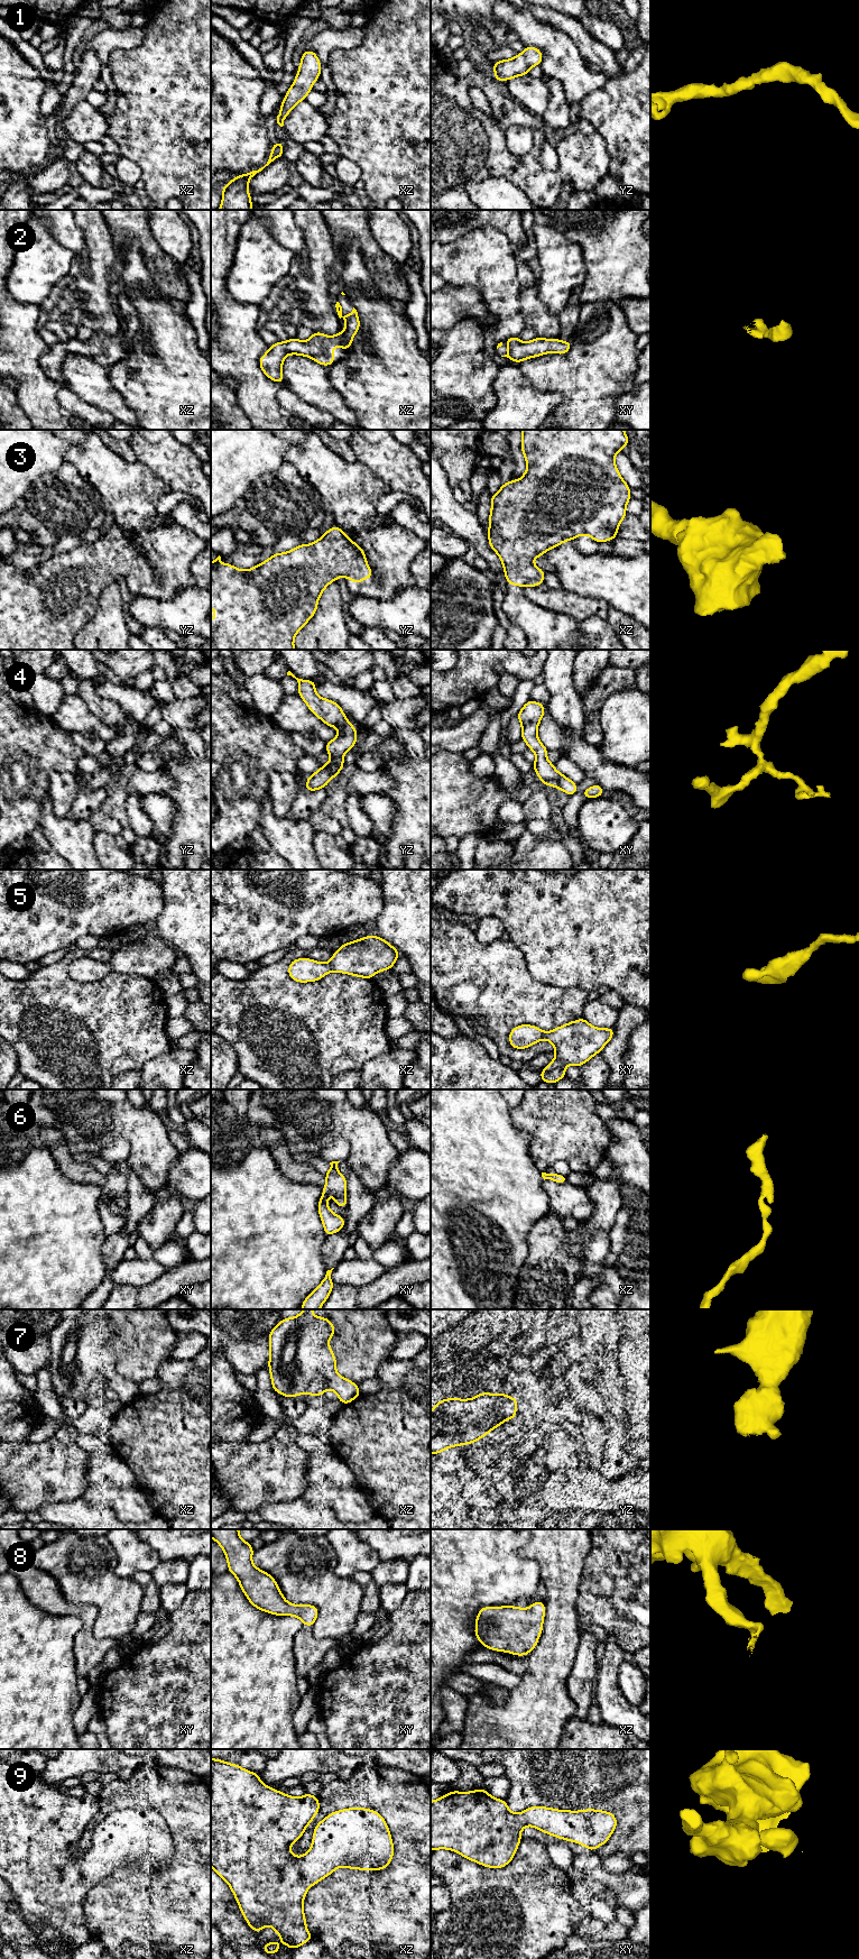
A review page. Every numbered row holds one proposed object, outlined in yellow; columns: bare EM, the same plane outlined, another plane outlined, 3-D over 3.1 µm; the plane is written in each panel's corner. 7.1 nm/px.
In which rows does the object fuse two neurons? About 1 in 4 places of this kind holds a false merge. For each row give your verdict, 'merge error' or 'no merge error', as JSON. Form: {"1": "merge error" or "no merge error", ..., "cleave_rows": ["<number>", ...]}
{"1": "no merge error", "2": "no merge error", "3": "no merge error", "4": "no merge error", "5": "no merge error", "6": "no merge error", "7": "no merge error", "8": "no merge error", "9": "no merge error", "cleave_rows": []}

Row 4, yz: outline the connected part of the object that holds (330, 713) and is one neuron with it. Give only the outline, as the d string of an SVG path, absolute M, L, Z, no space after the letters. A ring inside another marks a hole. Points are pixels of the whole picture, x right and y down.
M290 671L287 672L287 675L292 675L297 680L298 696L305 701L308 709L329 727L336 727L339 729L338 736L334 739L325 743L326 752L332 756L332 758L325 765L321 766L321 769L317 770L314 774L307 778L305 790L316 791L318 789L326 788L330 780L335 778L341 772L342 767L344 766L343 755L358 743L357 728L350 724L339 703L329 699L324 699L316 693L316 681L298 679Z

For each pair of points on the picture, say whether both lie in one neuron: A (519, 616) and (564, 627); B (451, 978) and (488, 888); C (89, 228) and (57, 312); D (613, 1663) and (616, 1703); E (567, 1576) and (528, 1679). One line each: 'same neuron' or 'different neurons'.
A: same neuron
B: different neurons
C: same neuron
D: same neuron
E: same neuron

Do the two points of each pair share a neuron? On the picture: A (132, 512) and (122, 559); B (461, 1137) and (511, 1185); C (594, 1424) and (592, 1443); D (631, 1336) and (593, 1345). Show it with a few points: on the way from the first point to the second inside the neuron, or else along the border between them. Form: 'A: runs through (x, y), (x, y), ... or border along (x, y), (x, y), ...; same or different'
A: border along (116, 524), (137, 543), (138, 533), (148, 529); different
B: runs through (473, 1149), (499, 1175); same
C: runs through (593, 1428), (593, 1438); same
D: border along (621, 1321), (621, 1340), (617, 1354), (617, 1364); different

